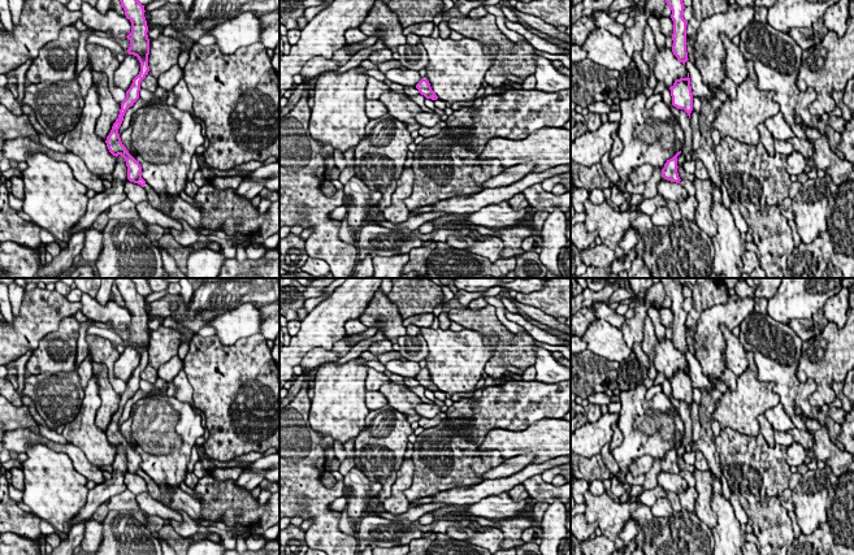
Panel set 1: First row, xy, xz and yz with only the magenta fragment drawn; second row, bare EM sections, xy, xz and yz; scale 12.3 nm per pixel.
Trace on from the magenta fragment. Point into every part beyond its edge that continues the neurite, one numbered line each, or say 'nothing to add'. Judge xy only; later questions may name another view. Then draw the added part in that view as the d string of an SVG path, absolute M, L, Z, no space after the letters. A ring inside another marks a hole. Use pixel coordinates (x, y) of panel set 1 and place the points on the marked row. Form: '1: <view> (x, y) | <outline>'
1: xy (180, 209) | M146 183L143 188L146 190L147 199L153 208L160 209L162 213L170 216L172 218L186 221L190 226L199 231L205 230L201 222L203 217L198 207L185 201L179 196L175 198L173 204L169 201L162 203L160 200L160 195L148 183Z

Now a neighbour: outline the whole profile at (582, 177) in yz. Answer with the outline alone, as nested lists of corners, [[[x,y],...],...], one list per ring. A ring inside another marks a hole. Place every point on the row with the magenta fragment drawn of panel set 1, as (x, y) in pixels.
[[[571,160],[571,185],[590,192],[611,187],[611,181],[604,174],[601,162],[588,168]]]

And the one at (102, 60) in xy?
[[[88,43],[86,44],[86,49],[92,69],[107,75],[109,91],[113,95],[114,100],[121,104],[126,99],[126,91],[118,88],[114,84],[114,71],[120,66],[117,57],[112,55],[110,49],[99,44]]]

